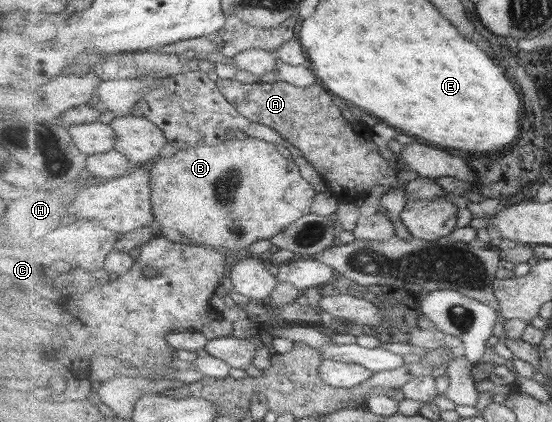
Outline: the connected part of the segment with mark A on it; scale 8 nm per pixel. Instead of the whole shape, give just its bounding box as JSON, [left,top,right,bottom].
[216,78,407,200]

